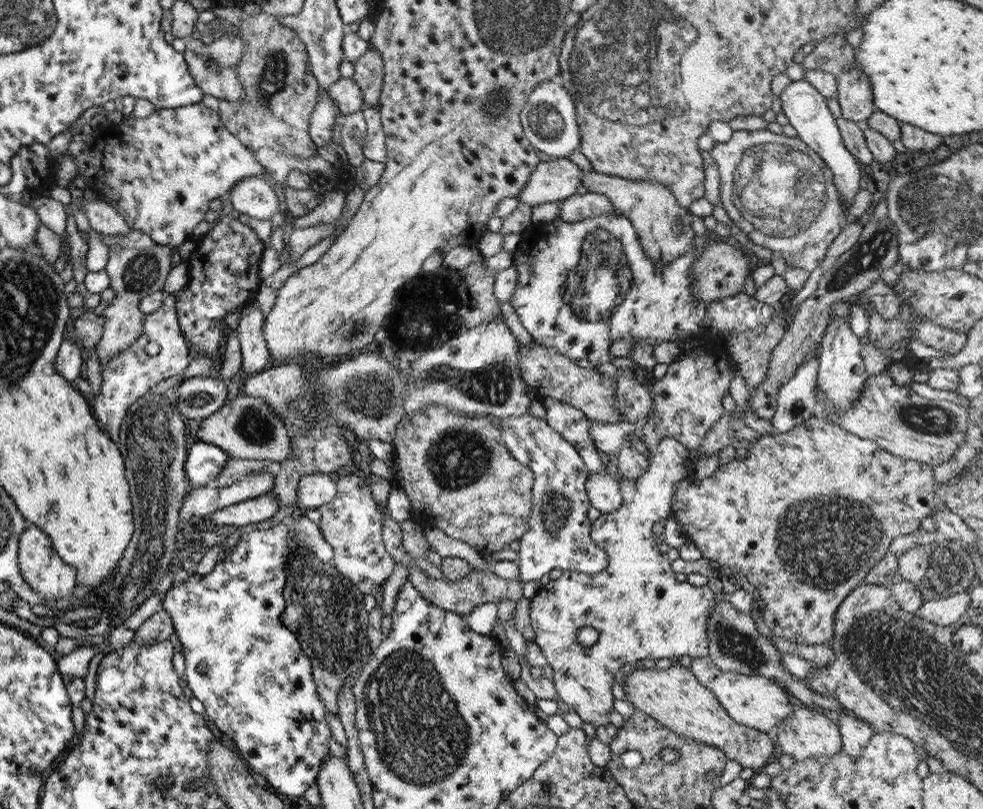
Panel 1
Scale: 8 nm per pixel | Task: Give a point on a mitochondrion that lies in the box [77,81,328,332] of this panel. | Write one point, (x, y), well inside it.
(140, 273)

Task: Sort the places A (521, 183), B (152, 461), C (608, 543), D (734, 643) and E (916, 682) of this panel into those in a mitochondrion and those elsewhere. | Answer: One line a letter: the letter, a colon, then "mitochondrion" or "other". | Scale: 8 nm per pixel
A: other
B: mitochondrion
C: other
D: mitochondrion
E: mitochondrion

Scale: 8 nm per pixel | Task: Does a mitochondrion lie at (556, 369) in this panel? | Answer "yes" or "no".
no

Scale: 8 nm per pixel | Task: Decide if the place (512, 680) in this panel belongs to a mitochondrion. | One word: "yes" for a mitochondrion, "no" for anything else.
no

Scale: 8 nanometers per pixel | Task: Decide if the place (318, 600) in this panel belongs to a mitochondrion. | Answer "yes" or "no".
yes

